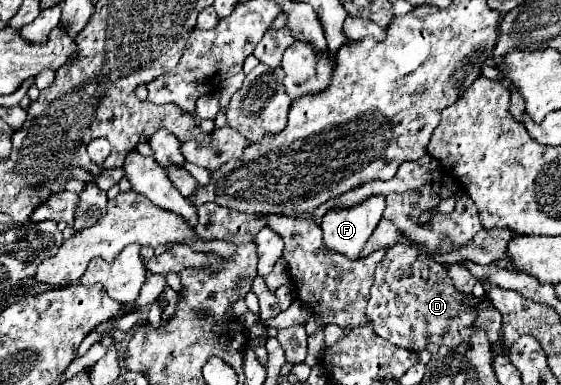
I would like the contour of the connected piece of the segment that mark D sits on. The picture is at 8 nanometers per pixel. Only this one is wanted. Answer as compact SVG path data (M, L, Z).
M407 241L407 243L395 243L393 247L389 247L385 259L377 265L367 313L369 313L369 319L373 321L379 337L383 337L403 349L415 349L415 351L427 349L429 353L437 353L441 345L447 345L453 349L453 347L461 345L461 341L471 337L471 329L477 319L477 307L469 305L469 297L471 295L461 293L453 287L453 281L445 273L443 265L433 261L431 255L423 247Z

